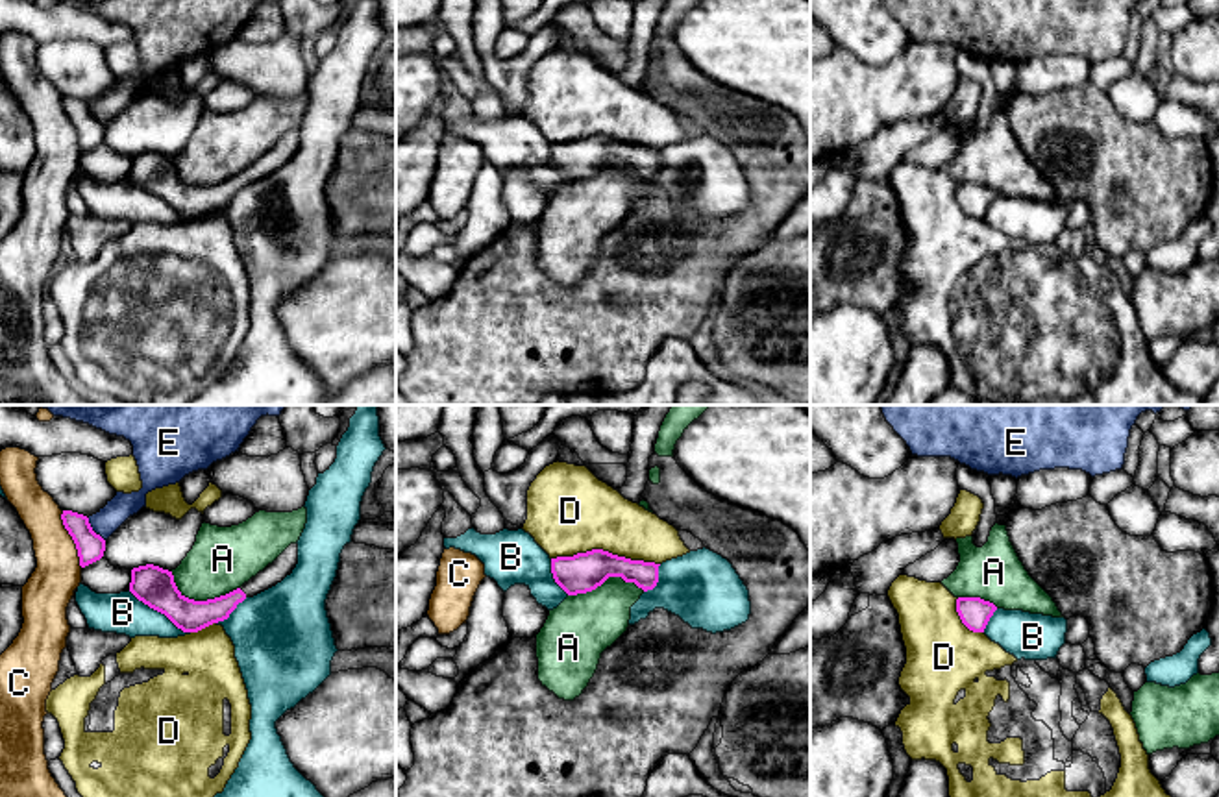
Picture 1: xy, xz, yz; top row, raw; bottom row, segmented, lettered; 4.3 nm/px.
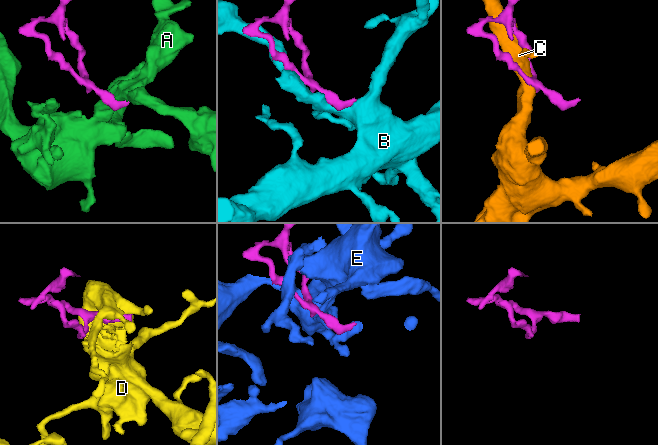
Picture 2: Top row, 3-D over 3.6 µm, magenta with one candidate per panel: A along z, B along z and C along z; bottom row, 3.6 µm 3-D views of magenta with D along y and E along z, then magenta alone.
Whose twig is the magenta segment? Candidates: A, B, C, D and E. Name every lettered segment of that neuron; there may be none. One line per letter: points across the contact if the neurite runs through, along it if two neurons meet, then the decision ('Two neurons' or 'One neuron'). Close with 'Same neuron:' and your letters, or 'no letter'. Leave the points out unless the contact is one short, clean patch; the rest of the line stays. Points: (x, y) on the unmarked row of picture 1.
A: Boundary: xy (171, 158), (176, 172), (195, 185), (213, 185), (239, 172). Two neurons
B: Two neurons
C: Two neurons
D: Two neurons
E: Two neurons
Same neuron: no letter

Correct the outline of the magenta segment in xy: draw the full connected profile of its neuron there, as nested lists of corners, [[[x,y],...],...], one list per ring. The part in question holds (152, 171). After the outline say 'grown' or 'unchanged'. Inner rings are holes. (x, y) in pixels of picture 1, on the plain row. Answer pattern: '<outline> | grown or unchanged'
[[[290,129],[272,150],[240,174],[207,187],[185,183],[168,155],[154,150],[131,155],[129,178],[150,194],[165,200],[183,218],[198,218],[224,207],[246,183],[281,168],[298,150],[298,129]]] | grown

